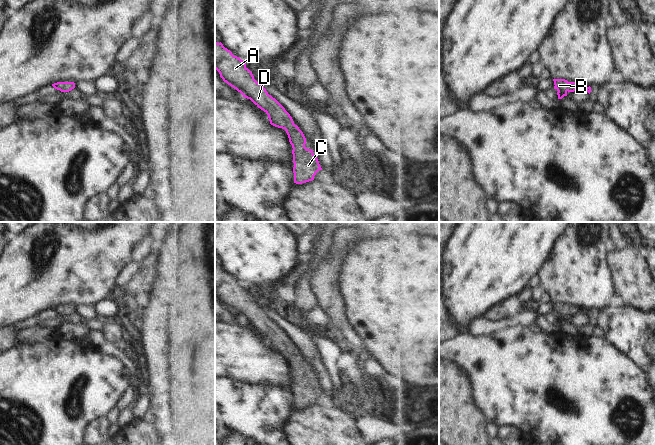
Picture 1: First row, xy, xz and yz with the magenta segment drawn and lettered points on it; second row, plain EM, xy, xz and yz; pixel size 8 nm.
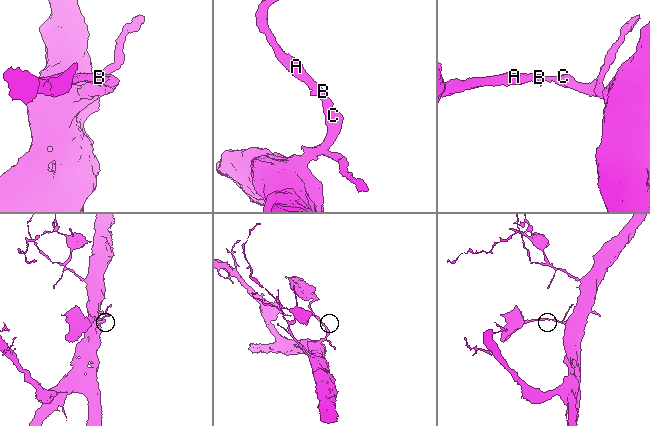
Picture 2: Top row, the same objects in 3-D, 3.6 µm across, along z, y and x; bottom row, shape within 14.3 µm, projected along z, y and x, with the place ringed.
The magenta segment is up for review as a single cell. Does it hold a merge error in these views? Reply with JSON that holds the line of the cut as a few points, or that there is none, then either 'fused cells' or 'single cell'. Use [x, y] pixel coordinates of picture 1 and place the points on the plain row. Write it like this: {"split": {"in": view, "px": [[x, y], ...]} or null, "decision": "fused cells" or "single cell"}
{"split": null, "decision": "single cell"}

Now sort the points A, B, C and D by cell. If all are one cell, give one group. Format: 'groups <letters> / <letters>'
groups A B C D

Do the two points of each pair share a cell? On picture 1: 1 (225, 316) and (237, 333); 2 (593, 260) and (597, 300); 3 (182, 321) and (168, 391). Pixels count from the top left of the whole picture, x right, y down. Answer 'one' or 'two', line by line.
1: two
2: one
3: one

